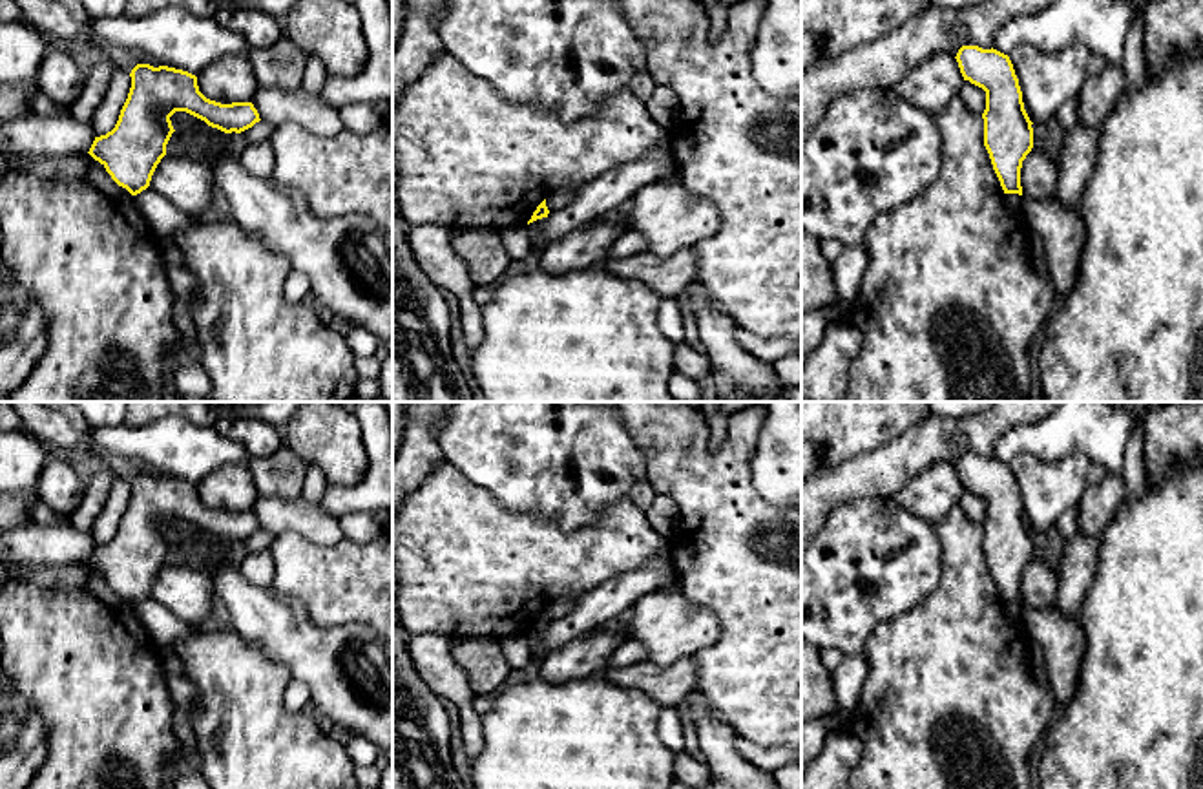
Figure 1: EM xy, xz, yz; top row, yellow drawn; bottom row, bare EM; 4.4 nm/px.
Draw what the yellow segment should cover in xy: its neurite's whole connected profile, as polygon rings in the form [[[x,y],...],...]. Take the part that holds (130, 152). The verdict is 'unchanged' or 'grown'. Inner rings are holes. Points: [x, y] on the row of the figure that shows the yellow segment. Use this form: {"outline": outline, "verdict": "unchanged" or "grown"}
{"outline": [[[137,64],[131,88],[111,132],[95,137],[89,155],[131,195],[150,186],[175,132],[170,117],[186,111],[225,133],[241,133],[259,122],[252,102],[221,104],[206,99],[197,77],[168,68]]], "verdict": "unchanged"}

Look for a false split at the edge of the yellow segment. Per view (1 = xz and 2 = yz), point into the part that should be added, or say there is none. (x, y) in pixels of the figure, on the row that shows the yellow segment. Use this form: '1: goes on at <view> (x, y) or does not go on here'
1: does not go on here
2: does not go on here

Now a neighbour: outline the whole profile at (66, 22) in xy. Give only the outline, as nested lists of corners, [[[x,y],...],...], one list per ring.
[[[15,0],[20,7],[22,20],[42,31],[51,42],[62,44],[86,55],[102,55],[113,69],[131,73],[137,64],[159,68],[141,51],[111,44],[97,44],[89,37],[93,16],[78,0]]]

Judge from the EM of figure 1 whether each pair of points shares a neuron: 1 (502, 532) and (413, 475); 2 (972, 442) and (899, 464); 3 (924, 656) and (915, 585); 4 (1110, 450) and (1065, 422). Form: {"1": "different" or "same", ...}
{"1": "different", "2": "same", "3": "different", "4": "same"}

